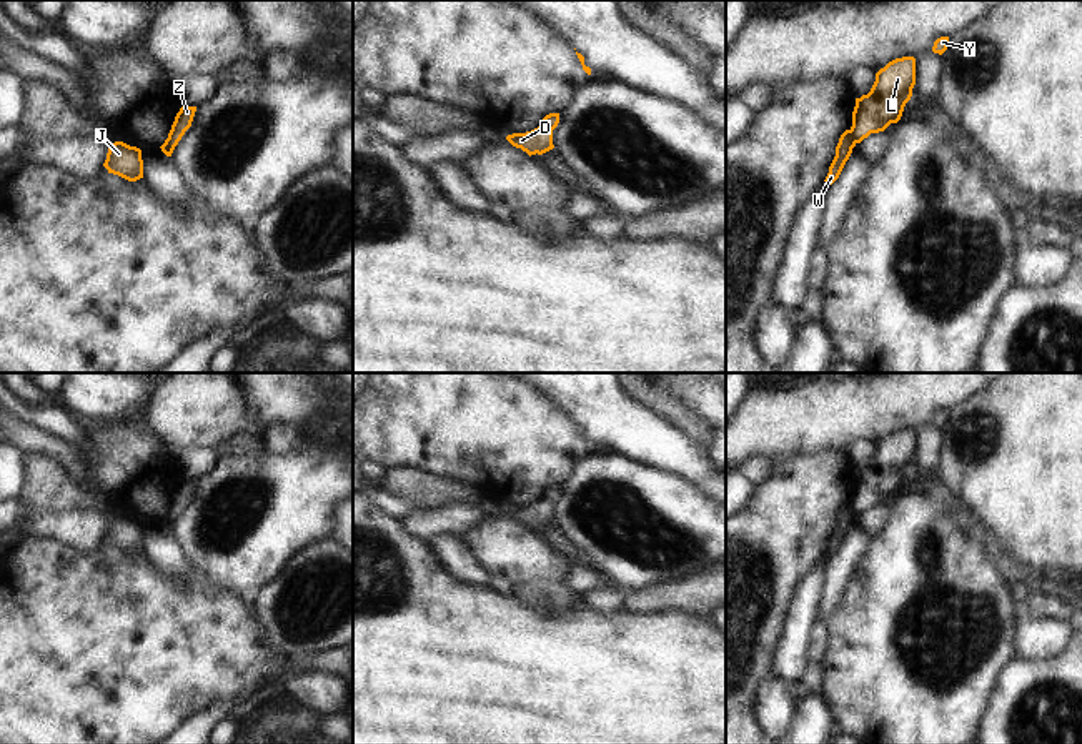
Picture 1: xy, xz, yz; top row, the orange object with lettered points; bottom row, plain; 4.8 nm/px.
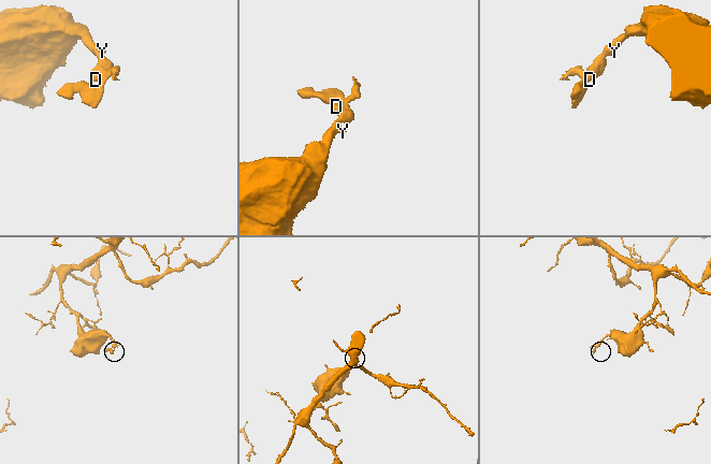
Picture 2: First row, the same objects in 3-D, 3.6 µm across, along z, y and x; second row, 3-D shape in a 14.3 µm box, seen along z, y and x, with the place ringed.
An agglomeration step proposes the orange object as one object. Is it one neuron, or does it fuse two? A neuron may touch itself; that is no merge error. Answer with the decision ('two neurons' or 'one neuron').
two neurons

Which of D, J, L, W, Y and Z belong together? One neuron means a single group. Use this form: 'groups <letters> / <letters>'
groups D L Y / J W Z

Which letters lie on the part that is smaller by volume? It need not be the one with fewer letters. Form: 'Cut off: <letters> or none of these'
Cut off: J, W, Z

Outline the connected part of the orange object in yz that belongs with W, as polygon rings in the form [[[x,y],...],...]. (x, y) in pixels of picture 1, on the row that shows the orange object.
[[[846,130],[839,138],[839,143],[836,146],[836,156],[834,156],[834,160],[829,166],[829,173],[824,180],[827,185],[832,185],[839,178],[839,175],[841,175],[846,161],[849,160],[854,146],[856,146],[856,140],[854,140],[851,130]]]

